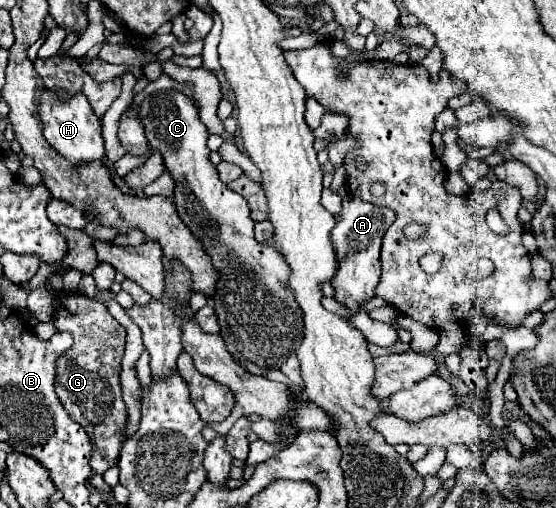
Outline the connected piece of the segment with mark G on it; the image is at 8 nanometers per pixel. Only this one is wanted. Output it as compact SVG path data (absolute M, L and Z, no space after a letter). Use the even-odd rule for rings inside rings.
M59 292L55 296L53 326L57 332L69 332L73 336L71 350L57 358L55 392L67 410L67 414L83 426L93 444L91 468L95 474L103 474L117 464L123 428L127 422L127 410L121 400L121 358L125 348L125 328L109 314L103 302L89 298L81 292Z

